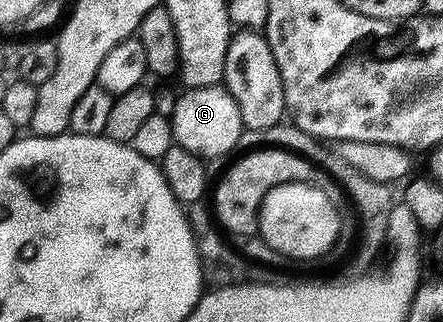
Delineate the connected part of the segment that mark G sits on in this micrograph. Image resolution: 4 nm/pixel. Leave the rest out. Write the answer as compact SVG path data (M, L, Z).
M226 87L187 88L184 93L184 96L176 102L175 109L172 110L171 116L169 115L172 136L179 132L179 139L176 140L175 144L183 140L180 146L182 147L184 144L187 144L185 150L200 158L223 156L226 152L233 151L234 148L238 146L239 139L245 136L245 129L241 122L241 114L237 110L237 102L233 102L233 98L227 93Z

